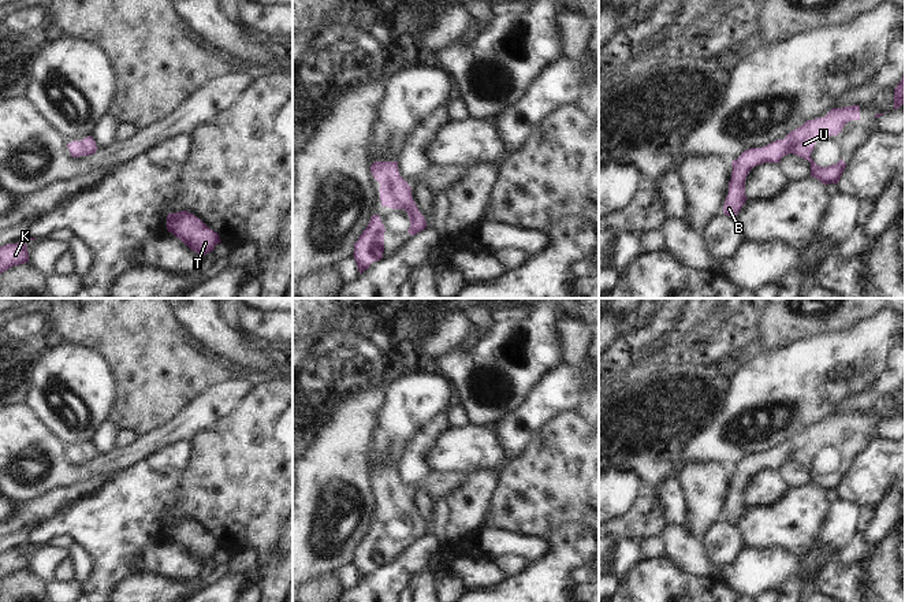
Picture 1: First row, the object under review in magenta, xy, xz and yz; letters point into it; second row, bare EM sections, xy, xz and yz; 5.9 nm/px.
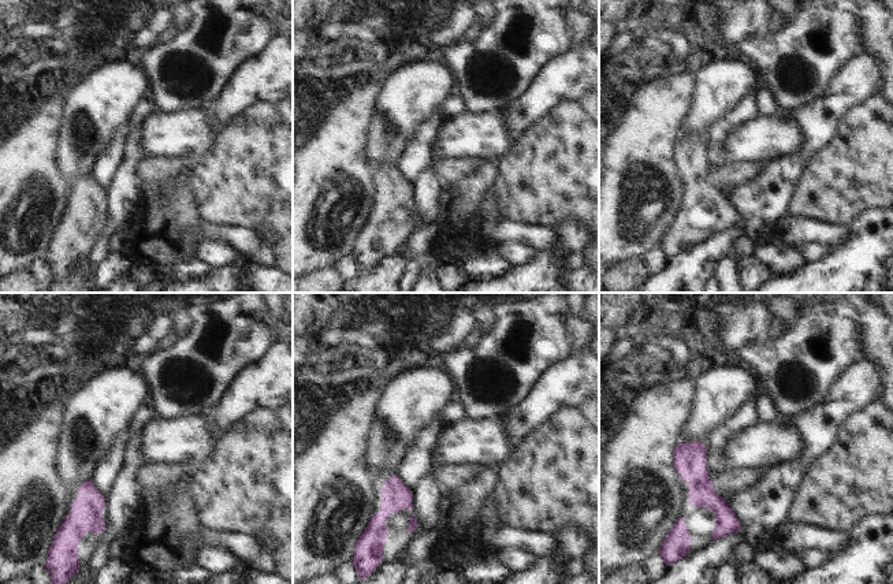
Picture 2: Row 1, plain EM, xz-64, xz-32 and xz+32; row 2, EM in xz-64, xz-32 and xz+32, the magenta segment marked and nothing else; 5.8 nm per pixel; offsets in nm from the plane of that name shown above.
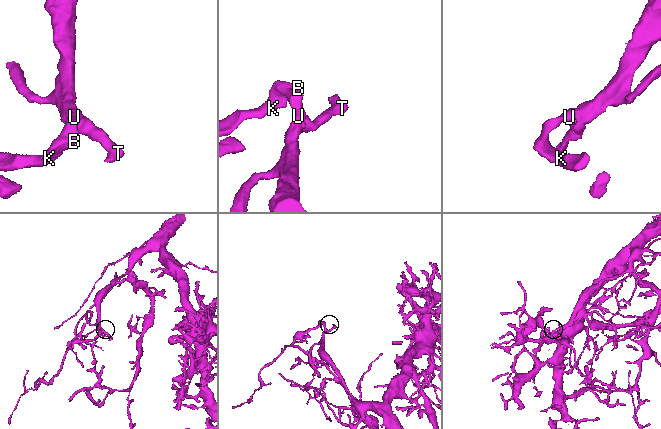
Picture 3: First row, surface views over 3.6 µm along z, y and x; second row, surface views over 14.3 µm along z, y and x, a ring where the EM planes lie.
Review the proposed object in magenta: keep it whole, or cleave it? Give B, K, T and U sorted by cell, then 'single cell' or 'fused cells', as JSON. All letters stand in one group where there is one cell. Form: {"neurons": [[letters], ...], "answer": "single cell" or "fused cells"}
{"neurons": [["B", "K", "T", "U"]], "answer": "single cell"}

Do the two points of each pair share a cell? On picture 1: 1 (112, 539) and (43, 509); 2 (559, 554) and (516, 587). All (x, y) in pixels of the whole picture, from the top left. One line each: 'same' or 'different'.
1: different
2: same

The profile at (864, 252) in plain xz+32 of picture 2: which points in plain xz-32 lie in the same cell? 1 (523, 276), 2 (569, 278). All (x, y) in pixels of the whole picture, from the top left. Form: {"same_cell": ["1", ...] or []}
{"same_cell": ["1"]}

